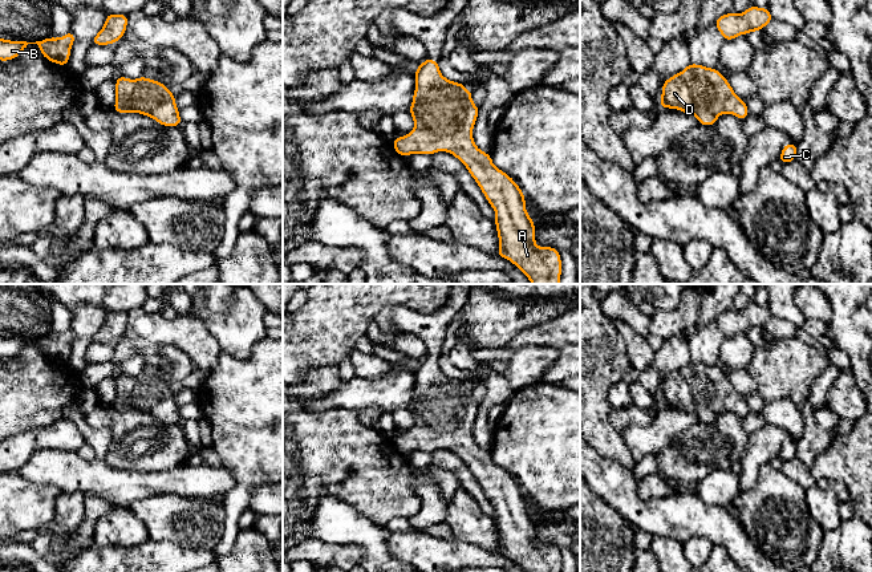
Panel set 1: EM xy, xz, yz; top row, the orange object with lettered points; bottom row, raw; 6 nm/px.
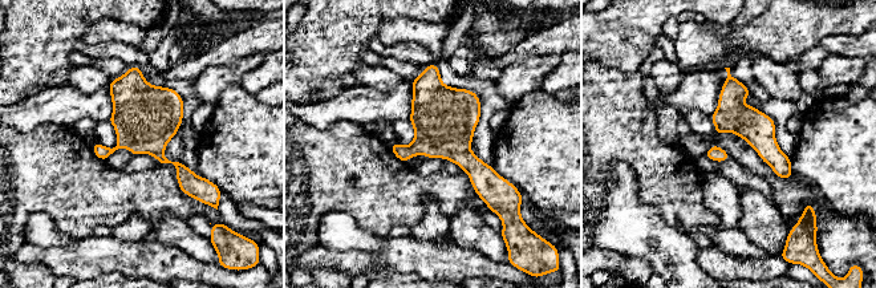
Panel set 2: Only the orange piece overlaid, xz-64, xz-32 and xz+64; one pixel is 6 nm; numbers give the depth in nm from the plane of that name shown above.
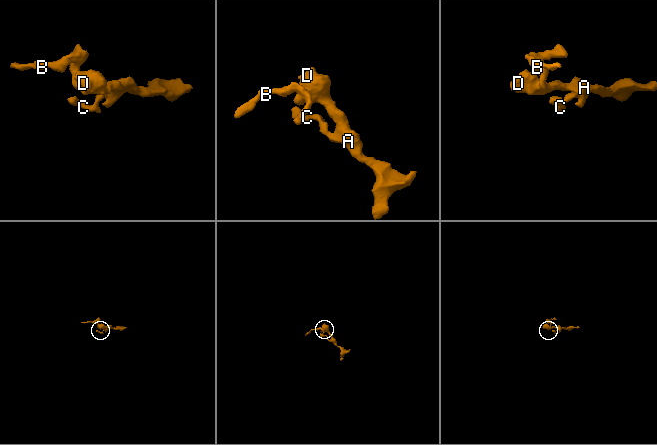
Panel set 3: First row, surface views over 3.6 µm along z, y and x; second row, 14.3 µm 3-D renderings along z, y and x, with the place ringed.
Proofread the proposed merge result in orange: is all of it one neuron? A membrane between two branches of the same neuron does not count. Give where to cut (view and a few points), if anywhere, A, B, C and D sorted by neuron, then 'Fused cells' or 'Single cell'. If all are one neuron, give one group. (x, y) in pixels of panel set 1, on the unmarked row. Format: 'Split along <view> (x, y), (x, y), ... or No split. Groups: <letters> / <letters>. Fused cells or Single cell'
No split. Groups: A B C D. Single cell

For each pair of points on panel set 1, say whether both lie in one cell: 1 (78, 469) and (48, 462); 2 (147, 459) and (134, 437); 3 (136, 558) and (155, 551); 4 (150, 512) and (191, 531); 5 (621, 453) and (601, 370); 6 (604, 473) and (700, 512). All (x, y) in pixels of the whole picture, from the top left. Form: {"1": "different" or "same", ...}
{"1": "same", "2": "same", "3": "same", "4": "same", "5": "same", "6": "same"}

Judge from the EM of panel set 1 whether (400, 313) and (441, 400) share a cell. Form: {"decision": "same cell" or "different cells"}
{"decision": "same cell"}

